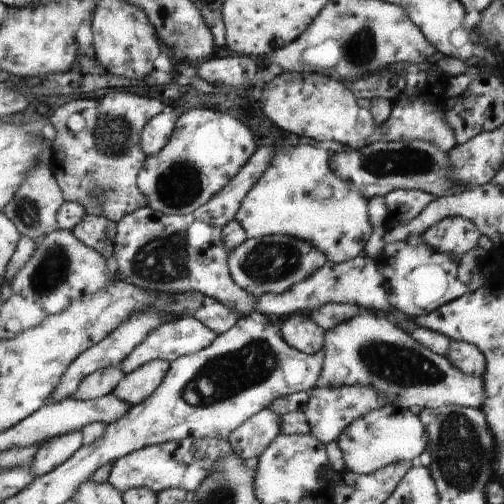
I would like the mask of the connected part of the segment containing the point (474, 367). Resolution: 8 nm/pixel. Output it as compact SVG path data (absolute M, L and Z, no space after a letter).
M451 340L445 357L467 375L482 377L486 372L486 357L476 348L476 345Z

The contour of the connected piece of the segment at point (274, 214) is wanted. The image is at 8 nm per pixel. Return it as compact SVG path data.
M310 144L282 146L282 148L283 150L271 160L268 168L259 178L259 182L247 192L247 196L243 200L242 206L239 208L238 216L236 218L238 224L240 224L240 226L244 229L248 239L265 237L268 235L286 235L296 237L297 239L305 240L310 244L315 245L316 248L320 249L320 252L323 252L327 256L328 261L338 264L343 263L344 261L352 260L355 256L358 256L358 254L362 252L364 245L372 232L369 218L368 198L364 197L358 189L352 188L352 184L350 184L350 182L344 181L340 178L340 176L336 176L336 174L334 174L331 160L332 150L327 150L323 147L317 148Z

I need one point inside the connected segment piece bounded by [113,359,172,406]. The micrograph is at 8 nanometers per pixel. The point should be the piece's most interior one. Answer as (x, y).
(138, 386)

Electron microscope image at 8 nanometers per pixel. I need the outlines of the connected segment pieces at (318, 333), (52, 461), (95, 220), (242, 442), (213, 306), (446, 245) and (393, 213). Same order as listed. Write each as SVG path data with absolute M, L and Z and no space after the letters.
M296 313L279 321L283 339L300 352L311 355L324 347L326 331L310 316Z
M83 431L54 437L42 446L35 462L35 475L43 477L68 462L84 446Z
M90 215L84 217L82 223L73 231L84 244L104 253L107 258L115 256L116 239L119 223L110 220L107 216Z
M264 408L244 422L231 436L230 442L239 457L250 460L258 458L280 433L280 417Z
M207 297L195 317L219 335L232 330L239 319L236 311L214 297Z
M448 217L428 228L422 236L424 242L436 251L464 255L478 246L482 233L471 220Z
M396 189L388 195L384 195L383 199L387 204L387 221L391 217L395 217L402 225L422 214L428 204L434 202L435 197L418 189Z

